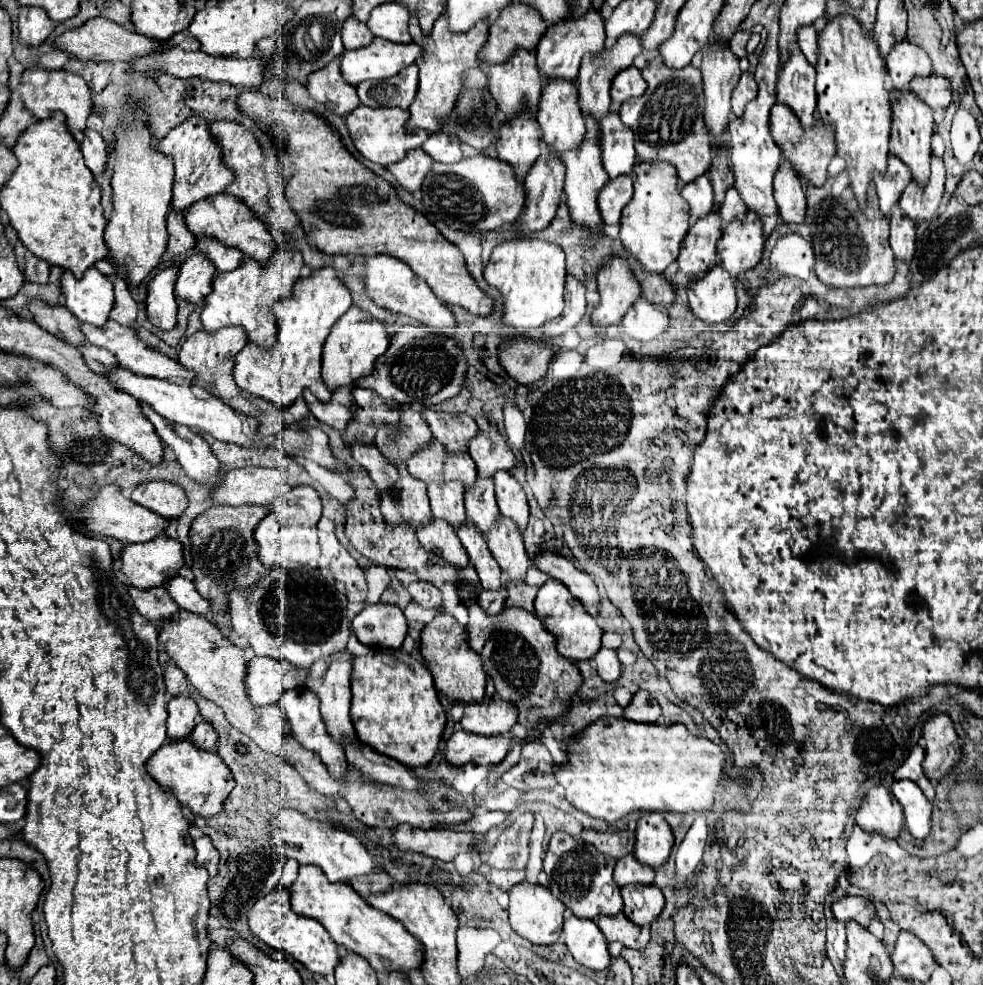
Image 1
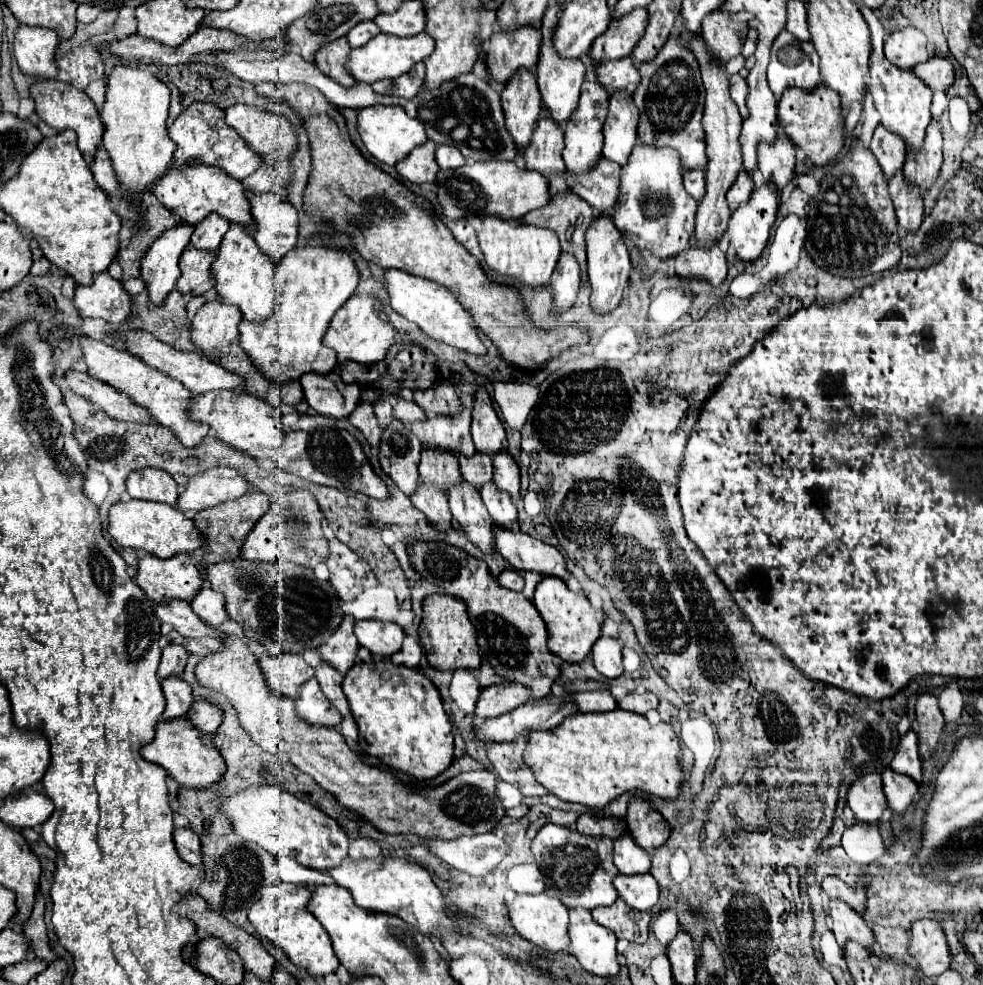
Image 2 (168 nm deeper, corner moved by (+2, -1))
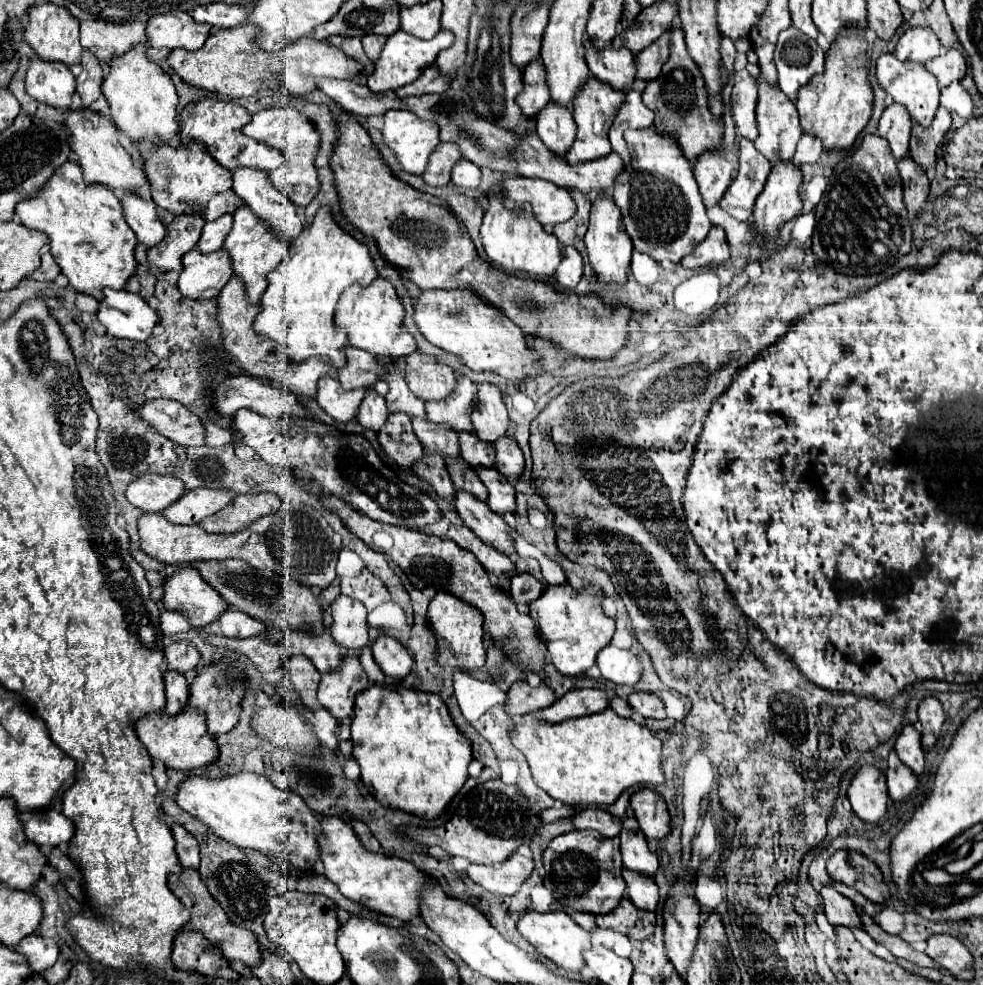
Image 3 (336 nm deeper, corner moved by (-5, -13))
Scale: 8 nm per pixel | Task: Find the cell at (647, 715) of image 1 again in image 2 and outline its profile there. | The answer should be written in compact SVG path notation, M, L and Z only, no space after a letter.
M631 693L631 695L617 701L619 709L633 711L633 713L639 713L639 715L645 715L649 709L657 709L657 705L659 705L659 699L653 693L643 693L643 695Z

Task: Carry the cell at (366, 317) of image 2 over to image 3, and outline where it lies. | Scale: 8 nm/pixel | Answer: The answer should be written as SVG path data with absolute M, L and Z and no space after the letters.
M374 279L368 287L360 287L354 283L350 289L344 291L336 305L336 327L344 329L352 347L364 349L372 355L392 355L394 359L410 355L416 351L416 339L402 329L404 323L404 305L396 295L394 285L388 279Z

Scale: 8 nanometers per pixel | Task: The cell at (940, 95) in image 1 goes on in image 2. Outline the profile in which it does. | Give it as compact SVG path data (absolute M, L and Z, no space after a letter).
M931 57L927 63L915 65L913 73L921 77L931 91L947 91L955 81L953 65L943 57Z

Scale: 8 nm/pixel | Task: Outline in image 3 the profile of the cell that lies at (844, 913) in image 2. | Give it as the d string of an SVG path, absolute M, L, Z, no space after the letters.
M822 887L820 889L822 895L822 907L824 913L828 917L828 921L836 927L836 925L844 925L844 927L862 927L860 925L860 917L854 911L854 903L844 897L842 893L838 893L834 887Z

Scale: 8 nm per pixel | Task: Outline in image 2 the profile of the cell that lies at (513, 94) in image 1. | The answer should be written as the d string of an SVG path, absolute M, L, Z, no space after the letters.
M521 29L521 33L495 33L487 51L489 79L507 83L521 67L535 71L541 39L541 29Z

